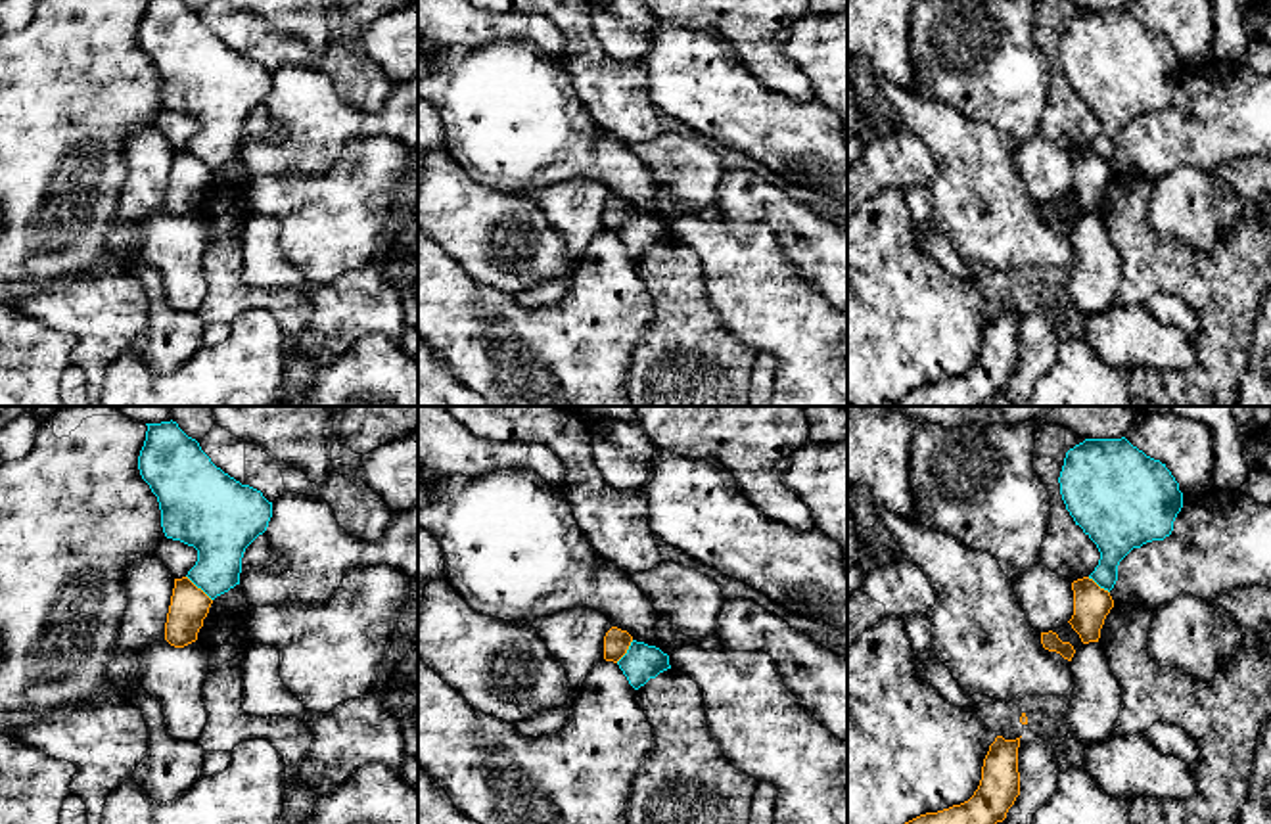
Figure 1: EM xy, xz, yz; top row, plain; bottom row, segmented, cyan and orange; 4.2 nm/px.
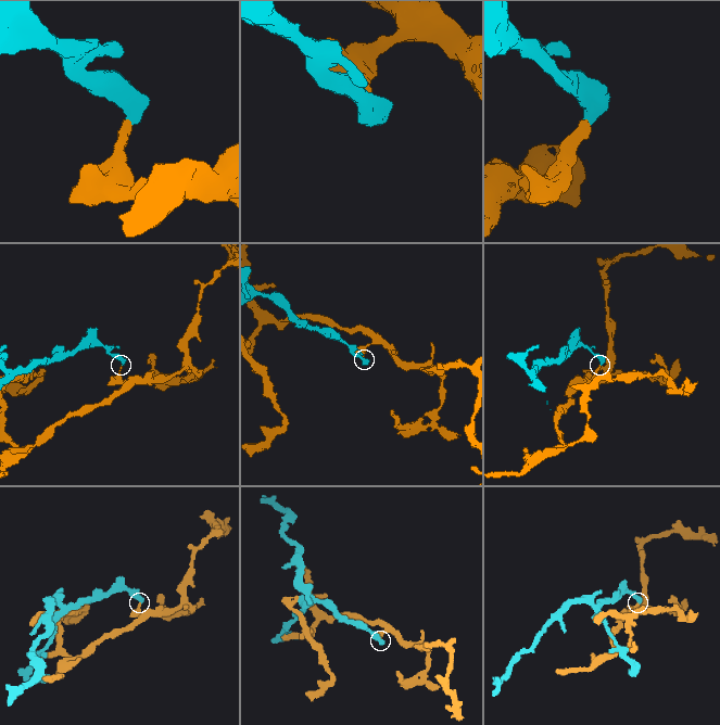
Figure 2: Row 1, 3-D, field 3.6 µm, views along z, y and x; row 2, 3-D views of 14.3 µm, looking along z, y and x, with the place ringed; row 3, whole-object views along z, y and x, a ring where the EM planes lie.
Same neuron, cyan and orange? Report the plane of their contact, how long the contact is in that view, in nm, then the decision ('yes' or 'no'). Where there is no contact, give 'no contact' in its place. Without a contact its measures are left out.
meets cyan in xy; contact 160 nm long; no

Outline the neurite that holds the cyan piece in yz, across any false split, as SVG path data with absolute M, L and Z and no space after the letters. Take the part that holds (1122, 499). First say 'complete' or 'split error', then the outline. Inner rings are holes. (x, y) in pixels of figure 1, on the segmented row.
complete | M1125 437L1085 439L1070 448L1058 483L1066 510L1100 552L1089 579L1108 592L1118 581L1120 561L1133 548L1169 537L1183 508L1183 492L1166 464L1146 456Z

